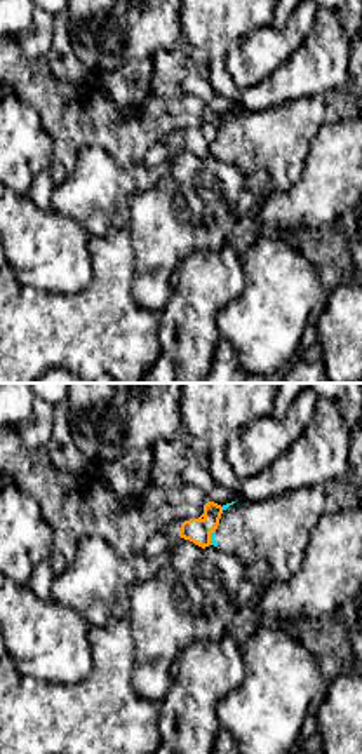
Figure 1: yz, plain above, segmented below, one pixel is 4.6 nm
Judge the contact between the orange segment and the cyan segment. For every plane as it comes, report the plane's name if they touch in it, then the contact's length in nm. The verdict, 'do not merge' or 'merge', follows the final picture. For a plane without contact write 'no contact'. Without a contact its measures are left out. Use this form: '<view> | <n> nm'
yz | 110 nm

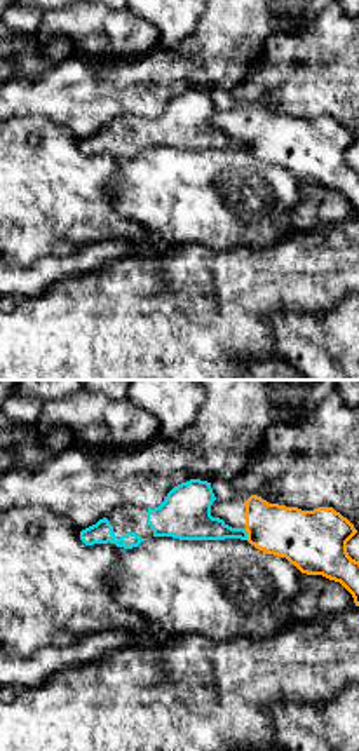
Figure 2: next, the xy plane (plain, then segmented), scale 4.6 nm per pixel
xy | 60 nm

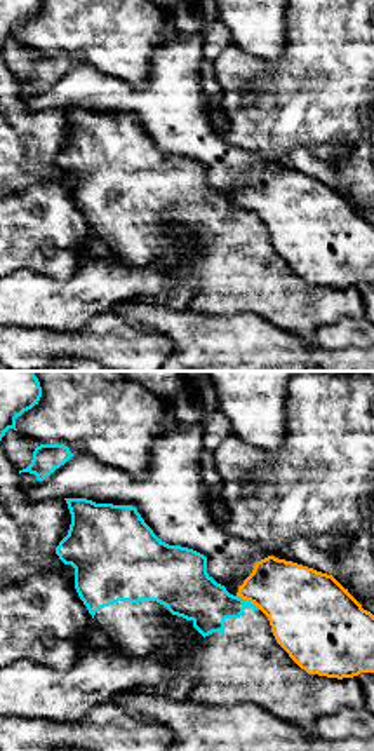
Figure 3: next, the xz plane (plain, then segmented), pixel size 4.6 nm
xz | 130 nm

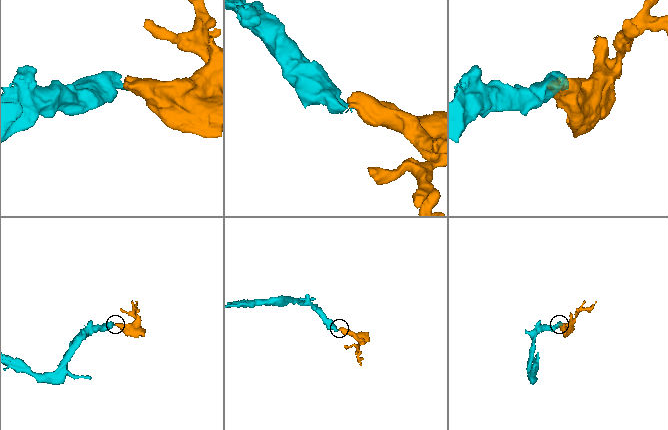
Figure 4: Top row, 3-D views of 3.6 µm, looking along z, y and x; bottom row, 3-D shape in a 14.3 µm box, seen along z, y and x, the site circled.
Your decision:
do not merge

